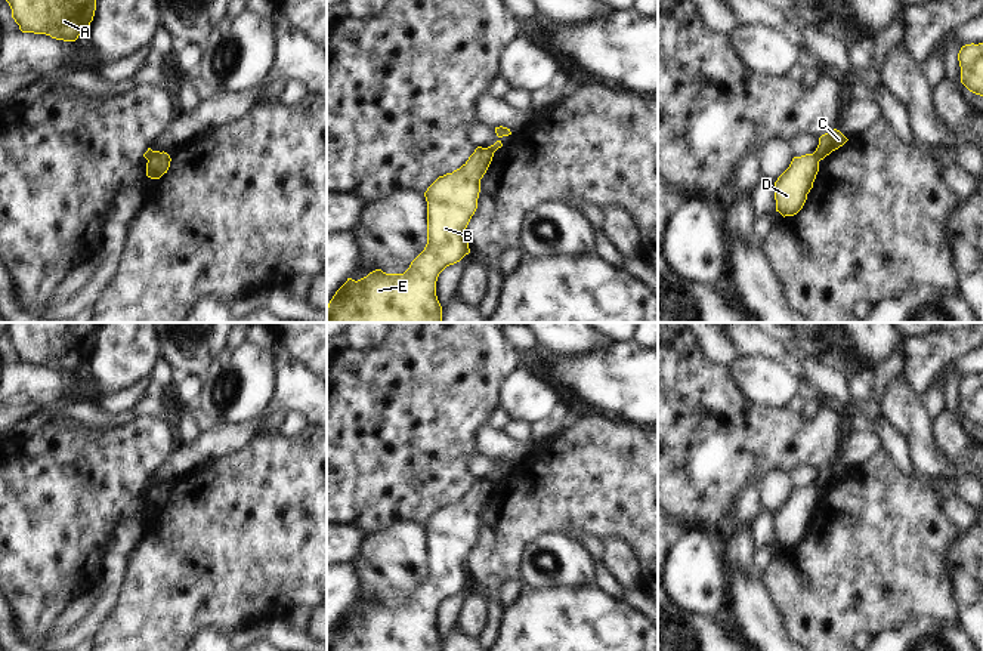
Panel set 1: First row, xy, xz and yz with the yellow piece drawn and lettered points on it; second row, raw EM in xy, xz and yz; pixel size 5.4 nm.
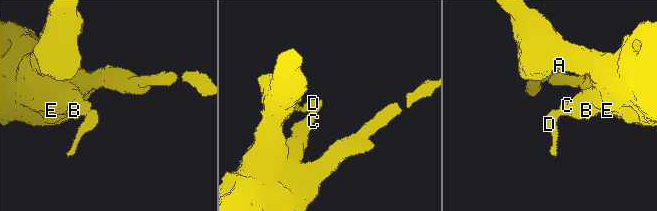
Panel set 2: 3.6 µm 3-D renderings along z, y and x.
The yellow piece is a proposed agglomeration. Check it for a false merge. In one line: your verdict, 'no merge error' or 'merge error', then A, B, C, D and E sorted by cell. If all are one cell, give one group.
merge error; A B C E / D

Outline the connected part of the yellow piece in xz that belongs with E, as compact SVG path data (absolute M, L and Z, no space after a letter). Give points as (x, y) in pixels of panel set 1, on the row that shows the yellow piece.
M477 146L452 173L439 176L424 192L427 244L404 274L381 269L347 281L327 306L327 323L441 323L436 296L439 274L470 253L466 228L477 209L480 179L492 149Z

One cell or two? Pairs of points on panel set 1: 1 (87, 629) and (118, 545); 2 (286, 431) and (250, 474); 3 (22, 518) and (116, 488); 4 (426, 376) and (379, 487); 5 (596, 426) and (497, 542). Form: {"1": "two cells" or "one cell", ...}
{"1": "one cell", "2": "two cells", "3": "one cell", "4": "one cell", "5": "one cell"}

